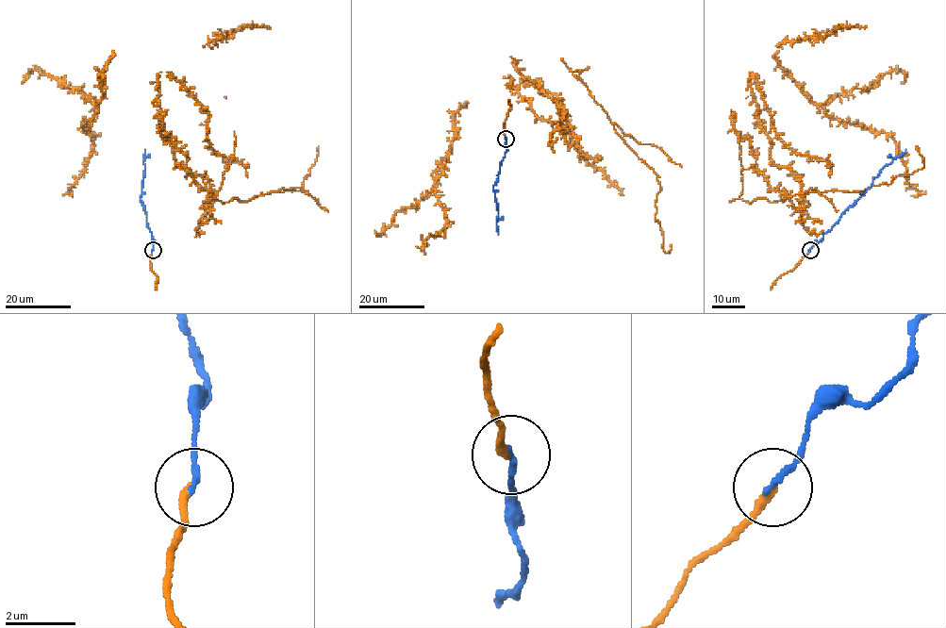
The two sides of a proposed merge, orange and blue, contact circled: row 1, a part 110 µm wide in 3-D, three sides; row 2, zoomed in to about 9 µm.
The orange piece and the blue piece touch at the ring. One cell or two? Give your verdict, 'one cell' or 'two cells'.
one cell

